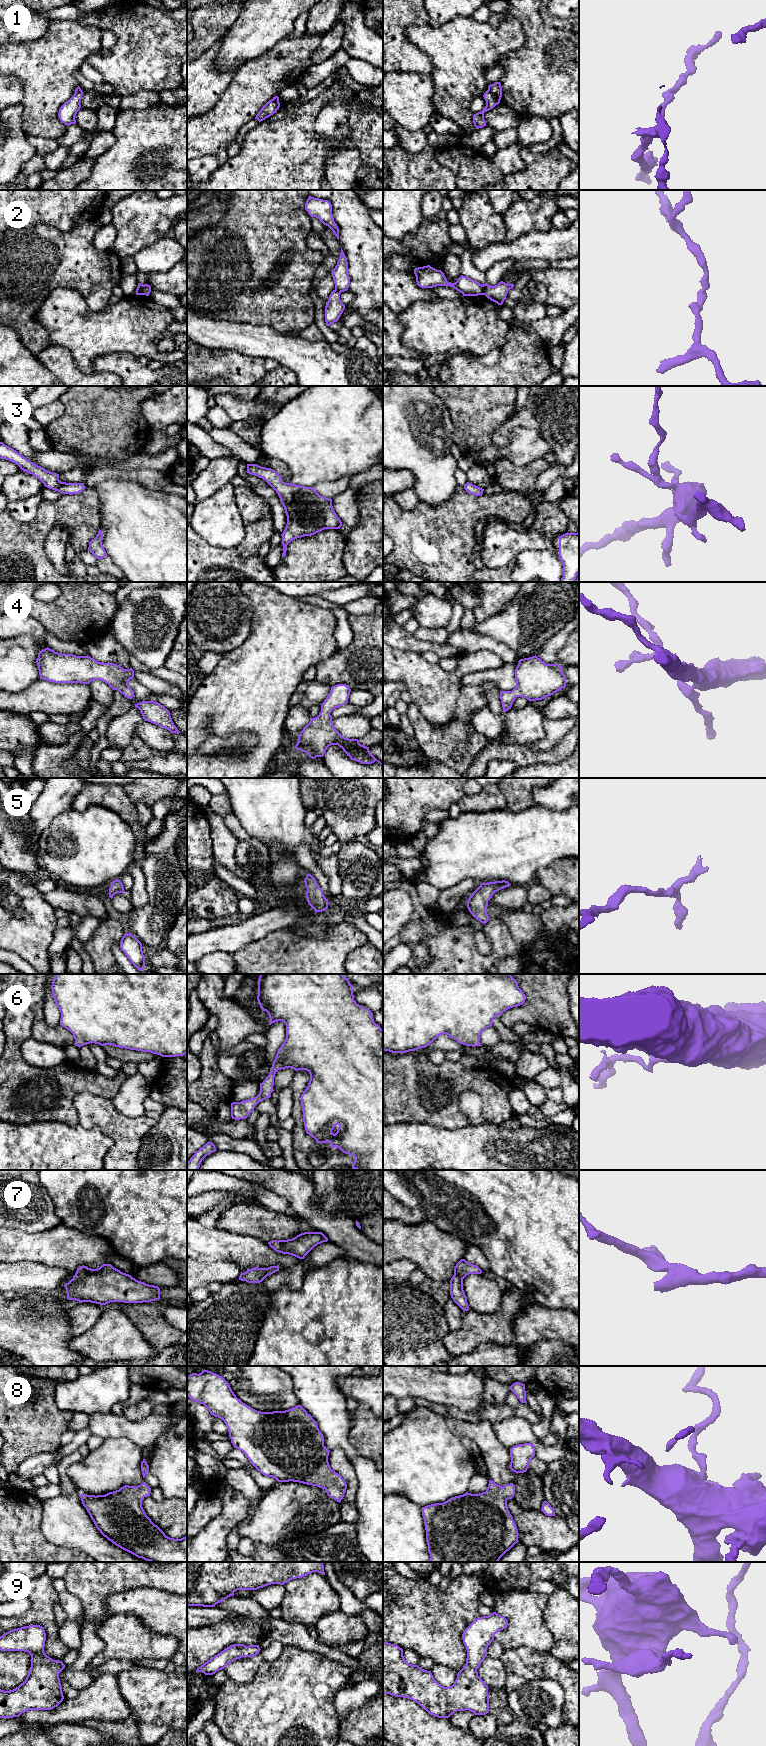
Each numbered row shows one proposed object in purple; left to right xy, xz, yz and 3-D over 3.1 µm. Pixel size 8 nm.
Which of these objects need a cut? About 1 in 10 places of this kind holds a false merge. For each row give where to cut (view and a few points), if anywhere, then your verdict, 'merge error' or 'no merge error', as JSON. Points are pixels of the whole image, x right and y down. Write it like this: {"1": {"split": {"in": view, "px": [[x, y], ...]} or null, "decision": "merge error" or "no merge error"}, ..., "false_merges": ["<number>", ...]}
{"1": {"split": null, "decision": "no merge error"}, "2": {"split": {"in": "xy", "px": [[143, 285], [141, 294]]}, "decision": "merge error"}, "3": {"split": null, "decision": "no merge error"}, "4": {"split": null, "decision": "no merge error"}, "5": {"split": null, "decision": "no merge error"}, "6": {"split": null, "decision": "no merge error"}, "7": {"split": null, "decision": "no merge error"}, "8": {"split": null, "decision": "no merge error"}, "9": {"split": null, "decision": "no merge error"}, "false_merges": ["2"]}

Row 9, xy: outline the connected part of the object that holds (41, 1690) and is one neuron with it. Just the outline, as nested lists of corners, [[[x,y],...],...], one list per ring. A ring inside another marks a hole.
[[[40,1625],[10,1630],[0,1636],[1,1651],[24,1651],[31,1655],[31,1667],[23,1683],[13,1690],[0,1689],[0,1718],[19,1717],[28,1710],[51,1710],[64,1699],[59,1673],[65,1668],[62,1661],[53,1660],[44,1652],[46,1633]]]

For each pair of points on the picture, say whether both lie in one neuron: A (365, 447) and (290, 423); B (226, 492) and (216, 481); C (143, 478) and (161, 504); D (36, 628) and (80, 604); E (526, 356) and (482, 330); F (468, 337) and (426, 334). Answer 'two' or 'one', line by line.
A: one
B: two
C: two
D: two
E: two
F: one

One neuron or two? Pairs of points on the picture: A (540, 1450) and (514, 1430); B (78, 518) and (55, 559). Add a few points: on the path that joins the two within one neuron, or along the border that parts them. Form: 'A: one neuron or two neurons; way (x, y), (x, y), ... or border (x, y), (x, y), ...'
A: one neuron; way (535, 1443), (521, 1431)
B: two neurons; border (60, 524), (47, 535), (48, 557)

